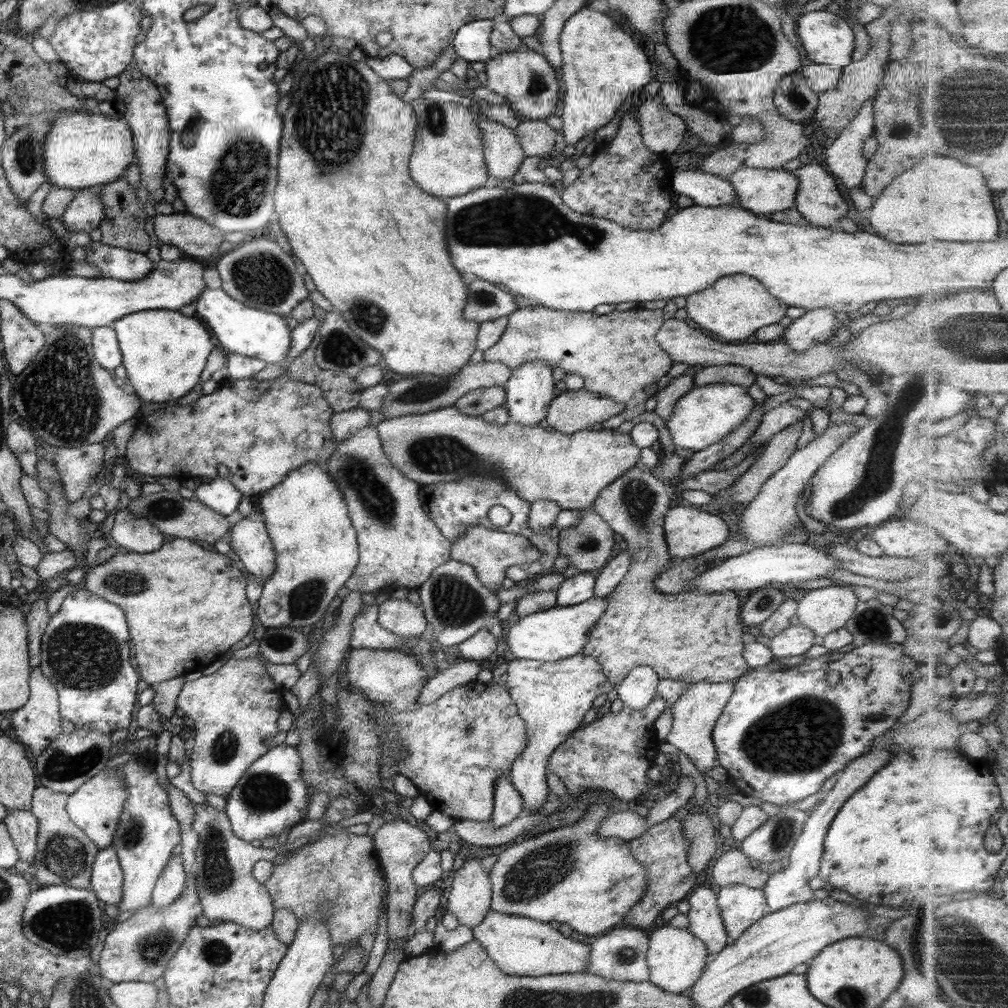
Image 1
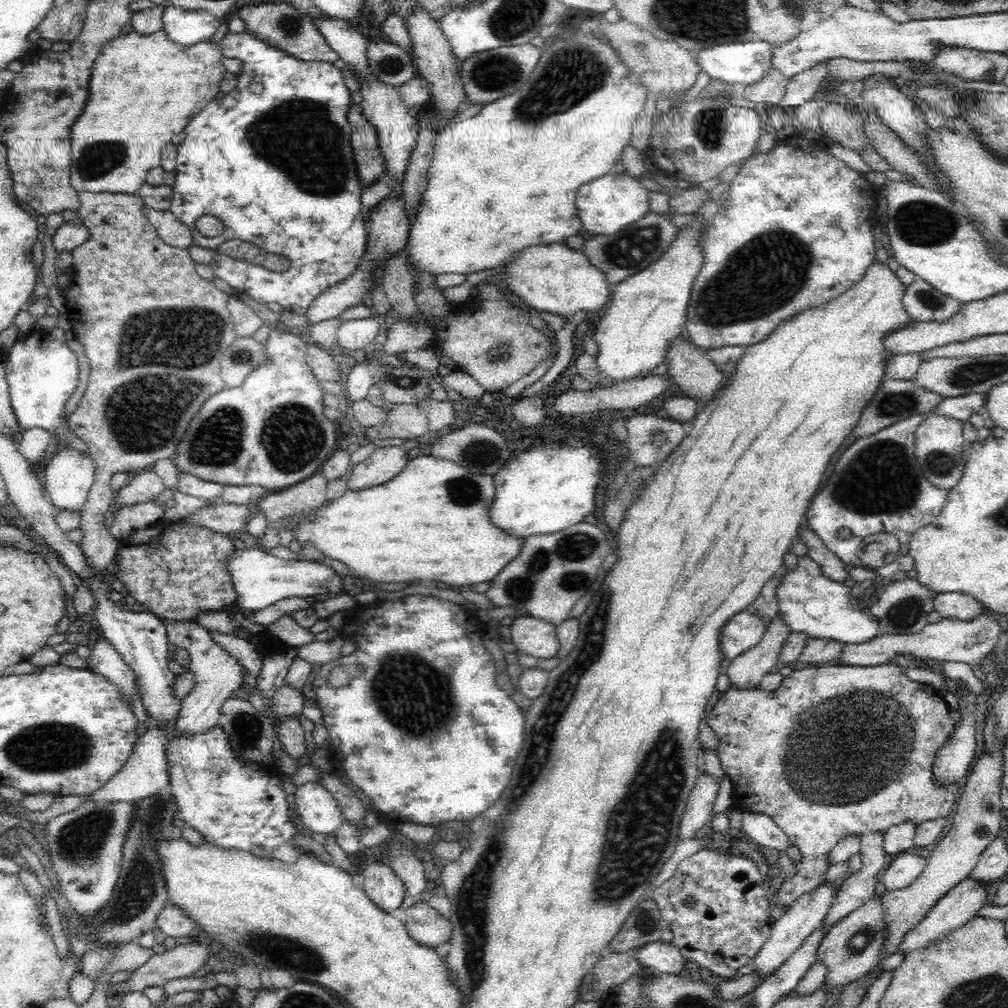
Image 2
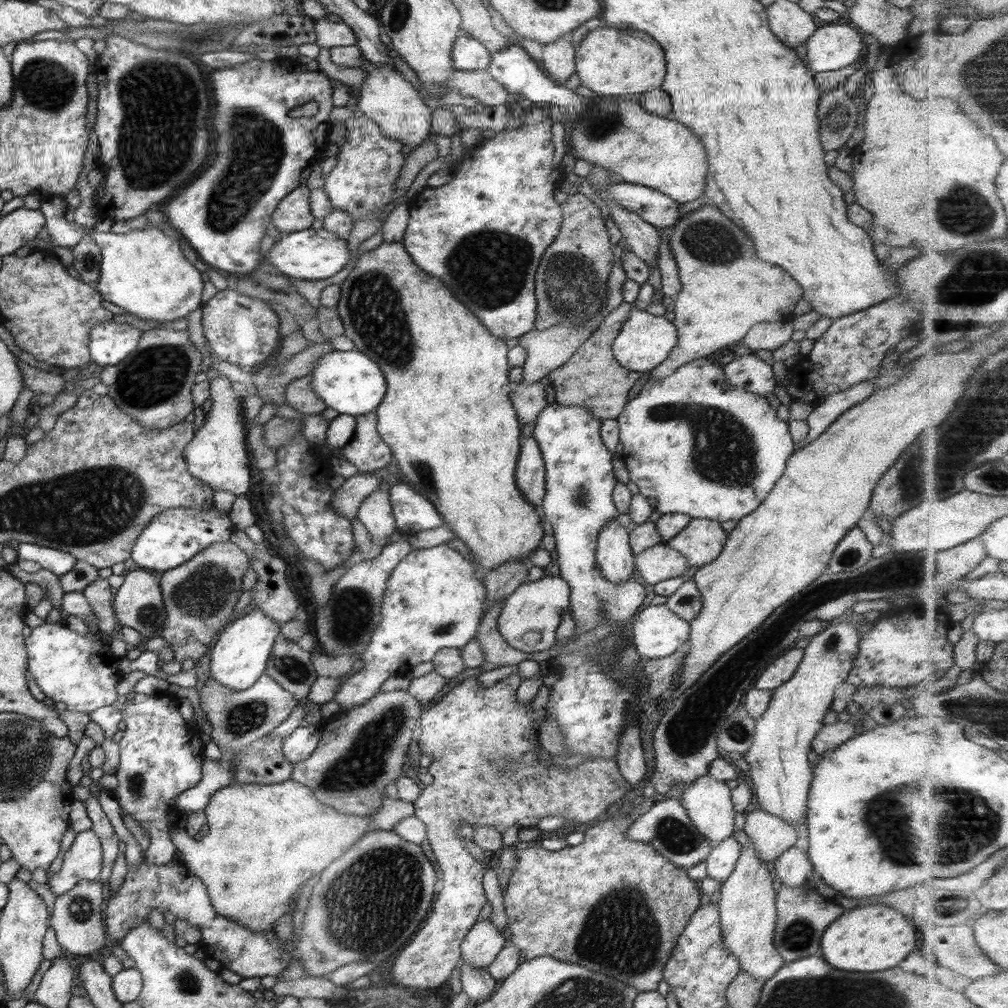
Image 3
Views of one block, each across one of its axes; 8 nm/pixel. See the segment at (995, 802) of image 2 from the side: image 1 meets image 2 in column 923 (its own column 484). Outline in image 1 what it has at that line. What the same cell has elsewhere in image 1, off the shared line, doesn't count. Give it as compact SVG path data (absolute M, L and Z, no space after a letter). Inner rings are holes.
M466 858L455 873L447 900L446 911L459 920L460 925L477 926L490 908L491 882L481 862Z

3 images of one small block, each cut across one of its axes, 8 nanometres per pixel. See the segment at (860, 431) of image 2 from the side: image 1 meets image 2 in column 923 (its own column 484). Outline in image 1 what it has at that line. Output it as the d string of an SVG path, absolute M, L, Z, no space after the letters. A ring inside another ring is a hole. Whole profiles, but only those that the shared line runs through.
M489 386L489 388L479 388L467 392L458 398L452 406L461 414L480 418L487 410L503 406L504 400L503 386Z

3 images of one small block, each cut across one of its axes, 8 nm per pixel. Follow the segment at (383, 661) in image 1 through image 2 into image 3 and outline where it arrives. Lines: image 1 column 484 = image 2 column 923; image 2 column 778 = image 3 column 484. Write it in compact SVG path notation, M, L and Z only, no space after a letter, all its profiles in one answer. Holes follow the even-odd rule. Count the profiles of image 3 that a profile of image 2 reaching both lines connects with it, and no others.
M510 674L495 682L493 686L481 688L476 677L458 682L439 702L420 716L418 747L421 755L431 757L427 771L433 781L423 786L419 796L412 802L414 815L424 824L431 852L441 870L442 888L434 893L429 914L414 936L397 953L391 968L394 982L403 987L427 990L439 986L461 962L460 944L464 934L475 924L477 914L487 903L481 878L485 869L469 856L461 841L459 825L465 822L471 830L477 826L492 826L498 836L514 826L535 827L546 816L565 817L567 822L587 823L603 819L609 804L618 801L632 786L621 776L615 760L595 758L582 762L576 768L561 770L557 764L549 768L537 760L538 741L533 729L533 710L530 704L520 705L515 700L515 691L520 686L518 674Z

